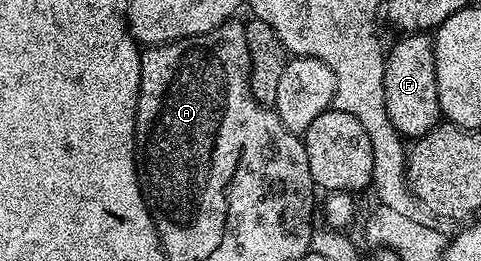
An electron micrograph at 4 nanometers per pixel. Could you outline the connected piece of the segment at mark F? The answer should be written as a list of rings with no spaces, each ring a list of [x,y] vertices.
[[[427,32],[403,34],[386,51],[385,112],[393,128],[404,139],[423,138],[434,126],[440,125],[441,111],[437,96],[437,72],[435,71],[435,43]]]

